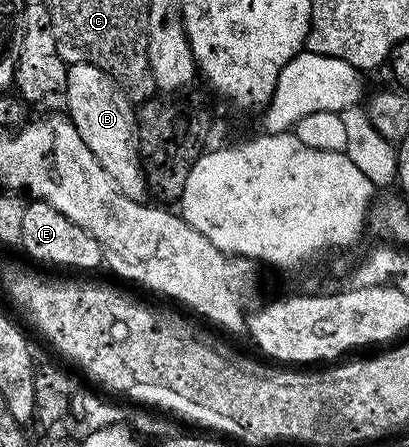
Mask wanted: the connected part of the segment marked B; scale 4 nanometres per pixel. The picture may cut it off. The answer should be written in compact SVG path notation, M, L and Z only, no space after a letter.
M70 63L67 67L67 89L65 90L67 117L79 129L83 145L95 153L103 175L114 183L122 195L141 201L146 198L145 175L141 158L137 152L134 135L134 104L114 83L113 78L100 71L93 63Z

